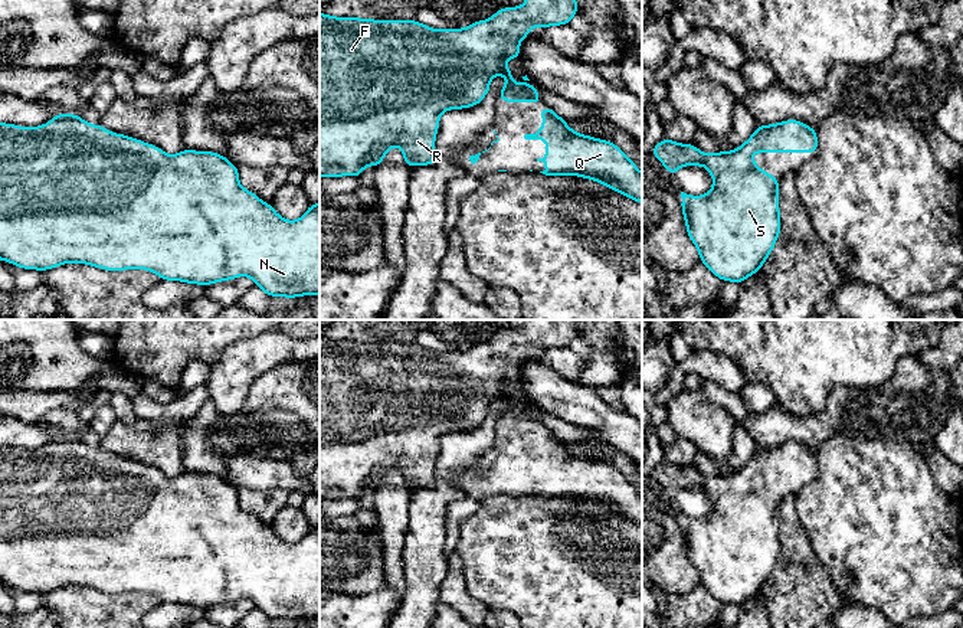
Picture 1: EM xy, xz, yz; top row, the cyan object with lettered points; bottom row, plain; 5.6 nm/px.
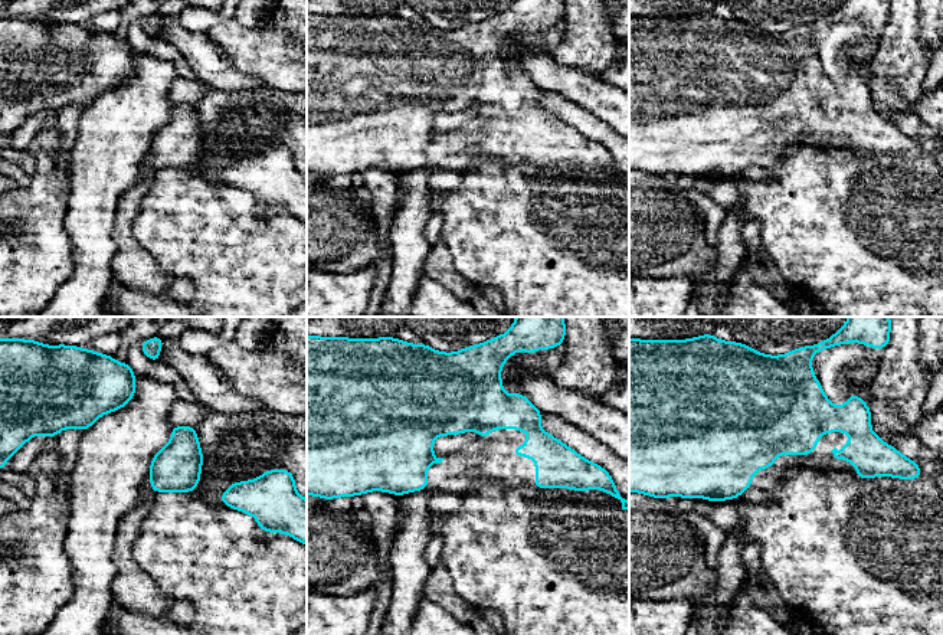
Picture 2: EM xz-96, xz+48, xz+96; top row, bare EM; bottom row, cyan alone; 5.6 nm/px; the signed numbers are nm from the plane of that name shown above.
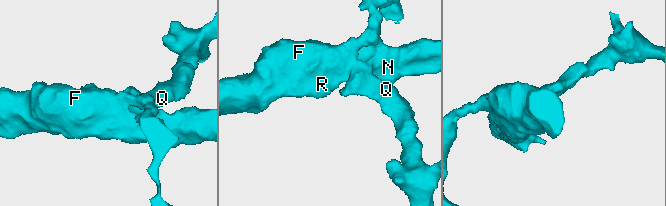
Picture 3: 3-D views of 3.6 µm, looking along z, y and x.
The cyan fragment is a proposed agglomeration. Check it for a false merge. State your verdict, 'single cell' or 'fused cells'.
single cell

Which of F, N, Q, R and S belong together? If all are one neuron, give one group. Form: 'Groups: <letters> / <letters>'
Groups: F N Q R S

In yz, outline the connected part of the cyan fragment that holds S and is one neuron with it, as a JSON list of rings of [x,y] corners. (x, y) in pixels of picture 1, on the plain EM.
[[[786,442],[779,447],[757,448],[753,458],[734,474],[704,477],[694,467],[674,462],[659,464],[651,475],[674,500],[681,488],[704,488],[713,498],[713,511],[704,519],[681,514],[681,530],[688,560],[700,575],[700,583],[721,604],[743,606],[759,595],[780,556],[779,503],[763,494],[750,475],[818,475],[815,451]]]

